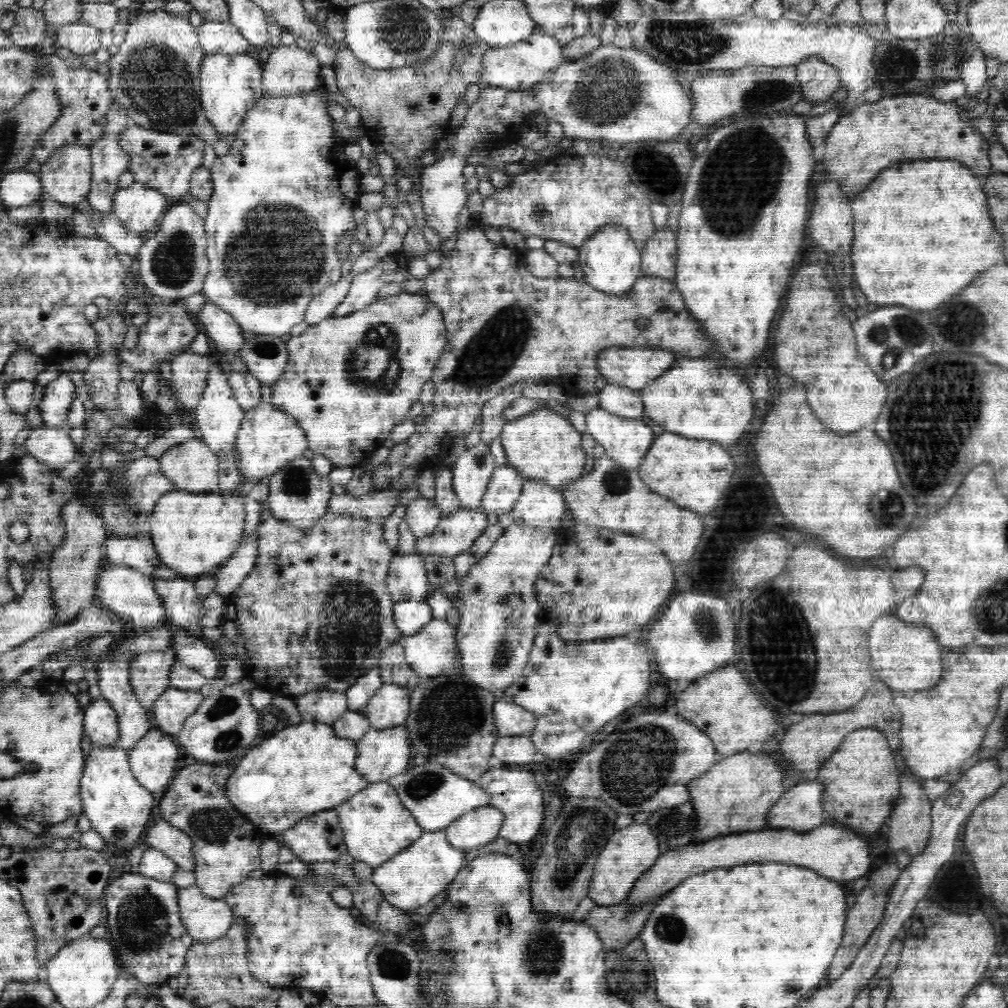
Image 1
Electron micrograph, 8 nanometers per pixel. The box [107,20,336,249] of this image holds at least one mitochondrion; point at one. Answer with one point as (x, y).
(156, 85)

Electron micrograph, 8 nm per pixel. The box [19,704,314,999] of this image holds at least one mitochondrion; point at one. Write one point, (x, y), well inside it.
(143, 922)

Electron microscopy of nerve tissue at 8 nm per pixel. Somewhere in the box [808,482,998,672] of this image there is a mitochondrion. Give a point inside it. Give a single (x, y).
(889, 513)

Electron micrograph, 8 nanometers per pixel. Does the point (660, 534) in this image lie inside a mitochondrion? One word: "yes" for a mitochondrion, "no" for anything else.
no

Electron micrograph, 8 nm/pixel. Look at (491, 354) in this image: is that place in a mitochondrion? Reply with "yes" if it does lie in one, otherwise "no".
yes

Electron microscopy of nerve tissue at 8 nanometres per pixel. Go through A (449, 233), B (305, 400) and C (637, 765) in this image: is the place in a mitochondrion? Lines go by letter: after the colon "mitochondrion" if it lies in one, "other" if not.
A: other
B: other
C: mitochondrion

